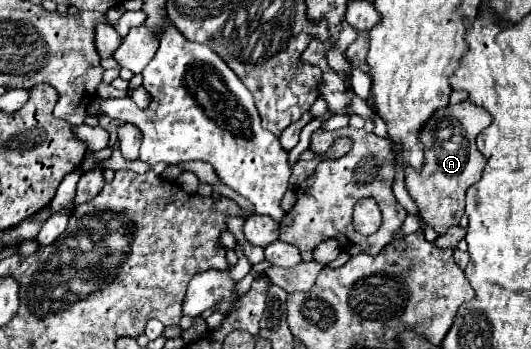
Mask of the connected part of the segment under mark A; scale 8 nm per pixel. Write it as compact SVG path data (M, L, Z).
M463 101L459 105L443 107L421 129L425 163L419 173L413 169L405 169L405 187L417 203L423 221L439 235L445 235L449 227L459 223L465 213L465 191L477 179L481 179L485 157L477 151L475 139L485 127L489 127L489 123L491 115L485 109L473 107L471 103Z

